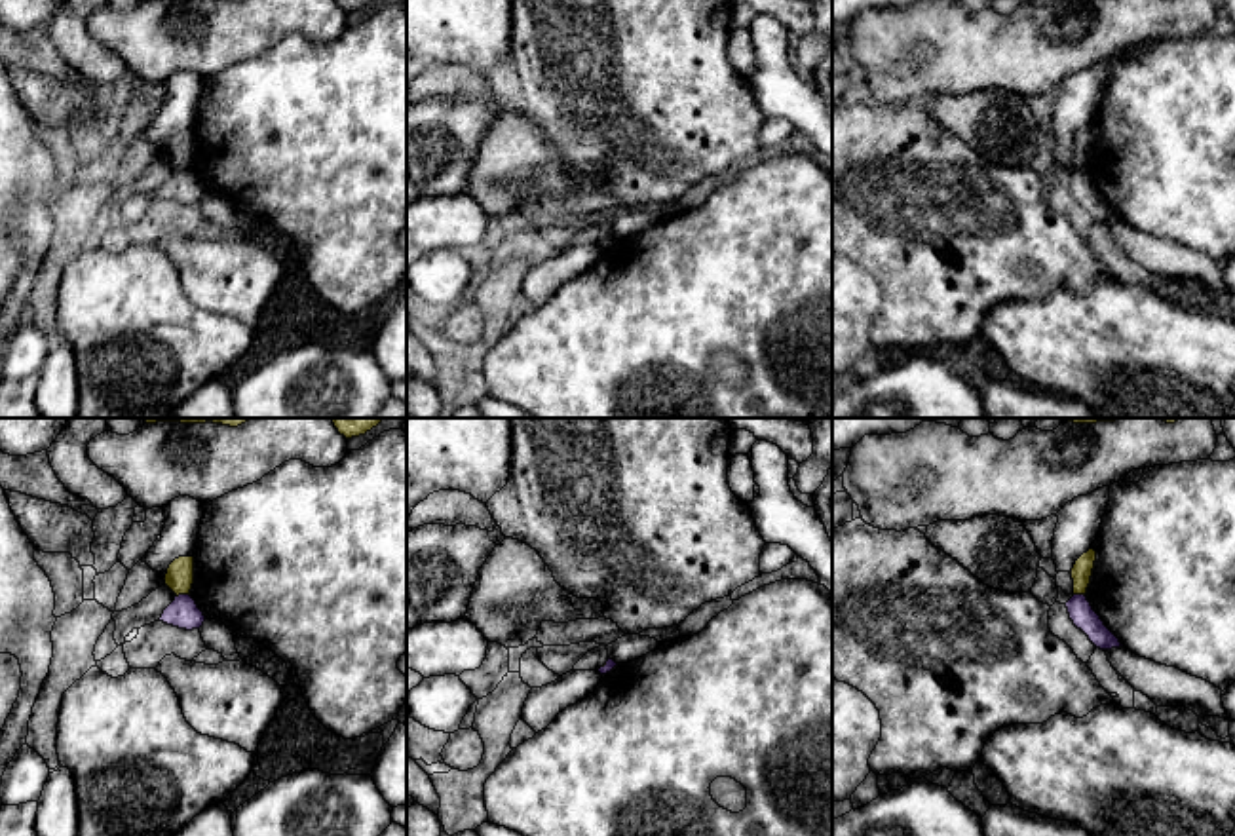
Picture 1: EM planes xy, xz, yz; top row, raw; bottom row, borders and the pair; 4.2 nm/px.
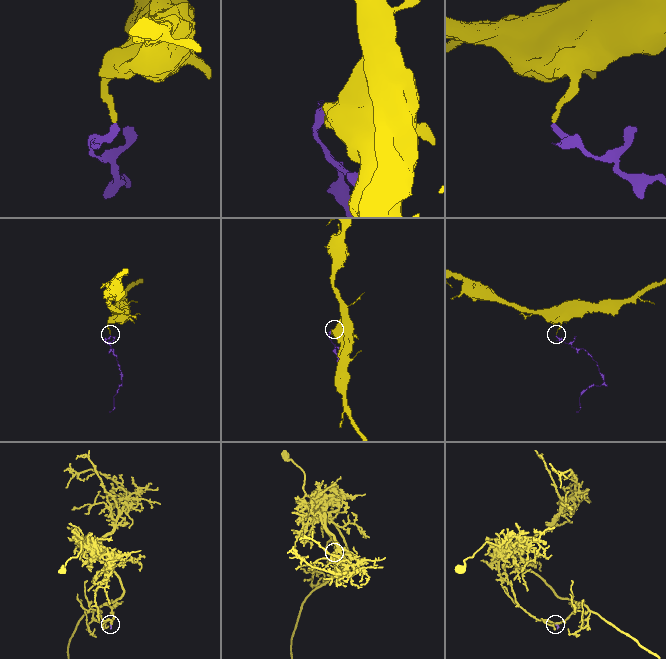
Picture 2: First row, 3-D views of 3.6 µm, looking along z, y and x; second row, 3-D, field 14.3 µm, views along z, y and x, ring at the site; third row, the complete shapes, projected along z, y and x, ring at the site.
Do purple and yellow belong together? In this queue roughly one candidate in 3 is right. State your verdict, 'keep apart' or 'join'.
keep apart

